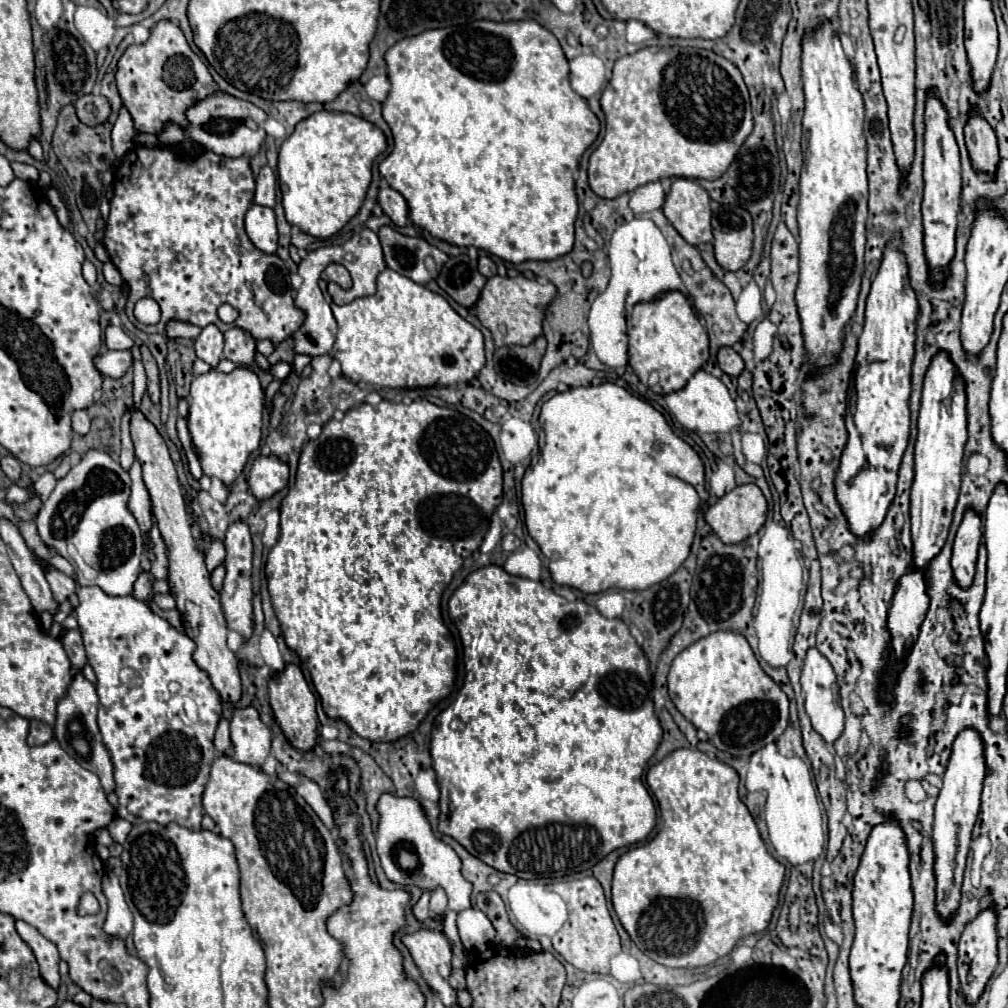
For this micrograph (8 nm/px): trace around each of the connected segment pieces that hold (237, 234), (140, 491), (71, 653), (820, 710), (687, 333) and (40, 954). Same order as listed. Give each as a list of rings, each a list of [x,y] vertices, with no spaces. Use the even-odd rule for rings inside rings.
[[[139,144],[123,156],[117,168],[113,190],[111,214],[107,218],[103,244],[109,252],[111,262],[117,266],[129,286],[125,312],[139,330],[147,334],[167,334],[167,322],[179,320],[201,328],[215,324],[221,332],[227,332],[229,324],[223,324],[217,318],[217,308],[221,304],[231,304],[239,312],[239,318],[233,324],[249,332],[255,340],[269,338],[273,340],[273,344],[279,344],[301,326],[305,314],[299,312],[299,308],[295,308],[293,304],[293,288],[285,262],[279,256],[257,250],[245,234],[243,218],[245,212],[253,206],[255,194],[255,178],[247,156],[227,158],[211,150],[203,150],[197,156],[187,156],[177,148],[147,148]],[[145,296],[151,296],[161,306],[161,320],[155,326],[139,324],[133,316],[135,302]]]
[[[135,460],[131,470],[129,470],[129,476],[131,476],[131,496],[129,496],[129,510],[131,514],[135,516],[143,536],[145,536],[145,546],[149,546],[149,530],[153,526],[151,522],[151,502],[149,502],[149,492],[145,488],[145,482],[141,478],[141,464]]]
[[[69,630],[65,632],[65,636],[61,638],[61,644],[71,660],[71,668],[81,670],[83,664],[87,662],[85,658],[85,648],[83,648],[83,640],[81,640],[81,632],[79,630]]]
[[[815,646],[809,648],[809,652],[803,660],[803,668],[801,668],[801,686],[805,692],[805,710],[811,718],[813,728],[825,738],[825,742],[829,746],[843,732],[843,708],[839,702],[835,702],[835,694],[833,694],[835,684],[837,684],[837,676],[833,672],[833,666],[829,664],[829,660]]]
[[[669,292],[667,296],[653,302],[641,302],[635,306],[629,317],[629,366],[643,384],[647,384],[651,372],[659,374],[659,384],[649,387],[653,392],[665,396],[681,390],[687,384],[687,380],[709,360],[707,332],[681,292]]]
[[[19,920],[15,924],[15,928],[17,928],[19,936],[29,944],[29,948],[35,952],[43,980],[49,986],[59,988],[61,976],[59,976],[59,948],[57,948],[57,944],[53,944],[51,940],[41,936],[33,926],[25,924],[23,920]]]

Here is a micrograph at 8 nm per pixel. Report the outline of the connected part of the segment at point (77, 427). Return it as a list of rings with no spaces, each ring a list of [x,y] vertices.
[[[77,410],[73,414],[73,432],[79,434],[79,436],[85,436],[89,432],[89,428],[91,428],[91,420],[89,420],[87,412],[85,410]]]

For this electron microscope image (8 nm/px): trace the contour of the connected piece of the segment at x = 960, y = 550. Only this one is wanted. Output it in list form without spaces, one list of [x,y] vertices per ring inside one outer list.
[[[967,510],[957,530],[955,544],[953,544],[953,558],[951,558],[953,578],[959,588],[969,588],[973,584],[977,548],[983,536],[981,528],[983,528],[983,520],[973,510]]]

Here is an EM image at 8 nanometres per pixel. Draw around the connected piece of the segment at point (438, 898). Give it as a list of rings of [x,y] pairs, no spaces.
[[[435,888],[431,892],[431,902],[429,902],[431,914],[443,914],[447,910],[447,896],[443,888]]]

